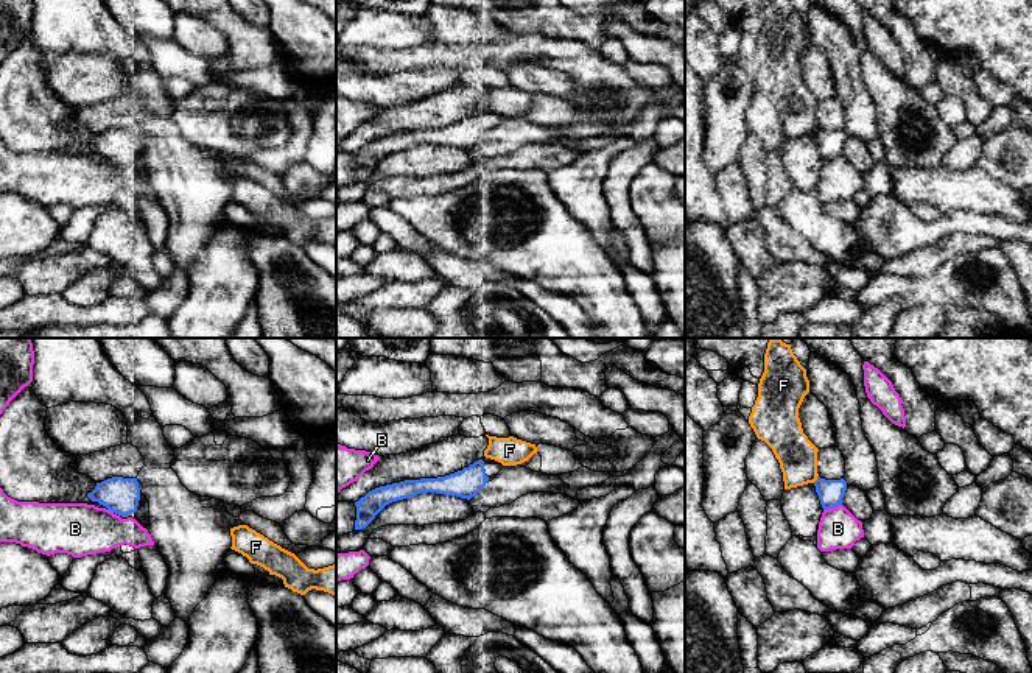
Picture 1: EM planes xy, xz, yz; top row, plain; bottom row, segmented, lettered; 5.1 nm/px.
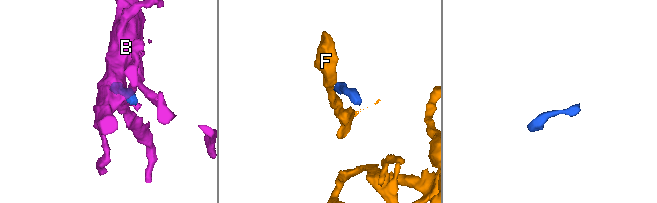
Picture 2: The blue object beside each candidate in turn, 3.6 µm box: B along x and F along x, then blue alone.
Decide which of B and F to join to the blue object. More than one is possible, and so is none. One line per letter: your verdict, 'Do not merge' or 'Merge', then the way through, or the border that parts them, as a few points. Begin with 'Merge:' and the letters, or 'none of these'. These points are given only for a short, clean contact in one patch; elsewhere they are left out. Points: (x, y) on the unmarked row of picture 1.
Merge: F
B: Do not merge
F: Merge

